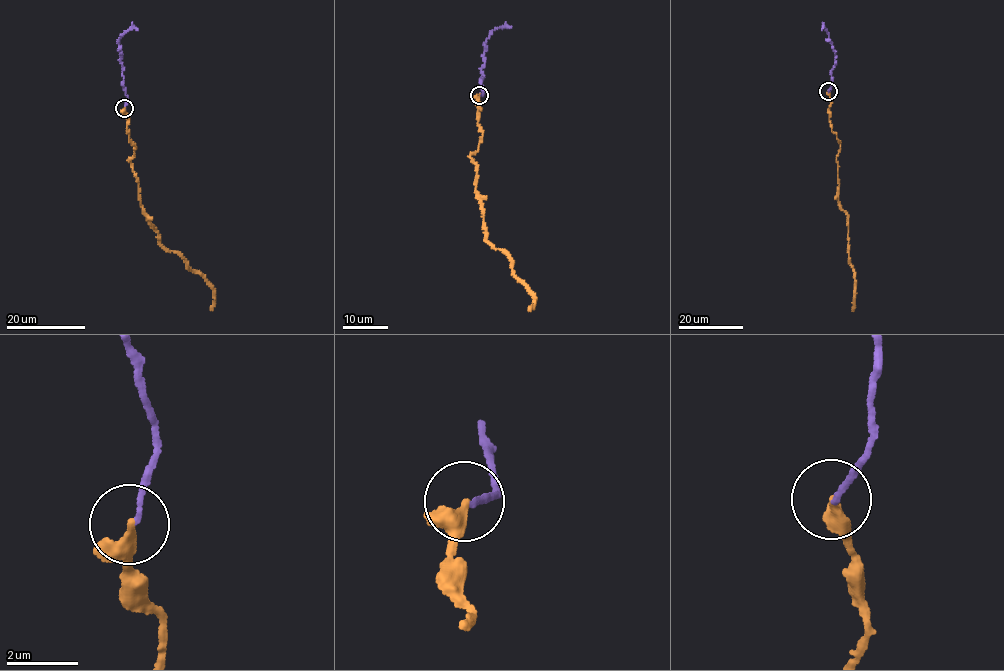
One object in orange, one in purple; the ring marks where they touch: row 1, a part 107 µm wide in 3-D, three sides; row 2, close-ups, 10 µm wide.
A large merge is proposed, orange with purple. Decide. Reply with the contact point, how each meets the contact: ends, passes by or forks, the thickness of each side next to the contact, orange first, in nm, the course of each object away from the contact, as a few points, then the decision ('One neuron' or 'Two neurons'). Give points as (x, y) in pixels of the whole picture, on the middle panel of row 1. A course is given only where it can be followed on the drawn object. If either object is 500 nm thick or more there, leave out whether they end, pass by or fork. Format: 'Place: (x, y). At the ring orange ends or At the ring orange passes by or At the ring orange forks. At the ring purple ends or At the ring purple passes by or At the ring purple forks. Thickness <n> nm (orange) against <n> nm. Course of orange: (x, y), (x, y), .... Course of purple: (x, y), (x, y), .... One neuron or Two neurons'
Place: (479, 95). At the ring orange passes by. At the ring purple ends. Thickness 240 nm (orange) against 140 nm. Course of orange: (479, 95), (482, 133), (471, 155), (485, 239), (505, 251), (534, 296), (528, 309). Course of purple: (480, 95), (486, 40), (493, 30), (506, 26), (511, 28). One neuron

